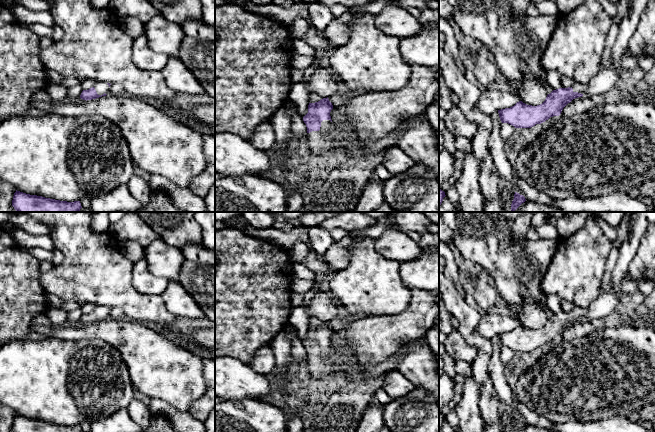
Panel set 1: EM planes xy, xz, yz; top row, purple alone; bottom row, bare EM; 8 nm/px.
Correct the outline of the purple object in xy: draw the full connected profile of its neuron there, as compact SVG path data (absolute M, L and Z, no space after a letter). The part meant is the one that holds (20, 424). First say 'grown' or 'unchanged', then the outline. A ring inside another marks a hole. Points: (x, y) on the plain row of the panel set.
unchanged; M17 414L13 420L12 430L14 432L82 432L80 425L60 425Z

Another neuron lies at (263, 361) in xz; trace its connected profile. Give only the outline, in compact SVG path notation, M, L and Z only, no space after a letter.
M271 345L262 347L253 355L252 361L248 364L255 372L263 375L269 375L275 365L275 357Z

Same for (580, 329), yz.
M587 320L578 321L563 332L560 340L569 342L574 339L581 339L591 334L594 330L591 322Z

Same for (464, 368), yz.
M454 361L454 368L455 368L456 374L464 375L466 379L469 379L472 377L472 368L471 368L470 362Z

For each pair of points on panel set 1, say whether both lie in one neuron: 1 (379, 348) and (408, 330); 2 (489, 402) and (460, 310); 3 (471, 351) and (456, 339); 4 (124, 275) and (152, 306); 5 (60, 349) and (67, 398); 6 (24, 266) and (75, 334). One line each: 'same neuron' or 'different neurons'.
1: same neuron
2: same neuron
3: same neuron
4: same neuron
5: same neuron
6: different neurons

